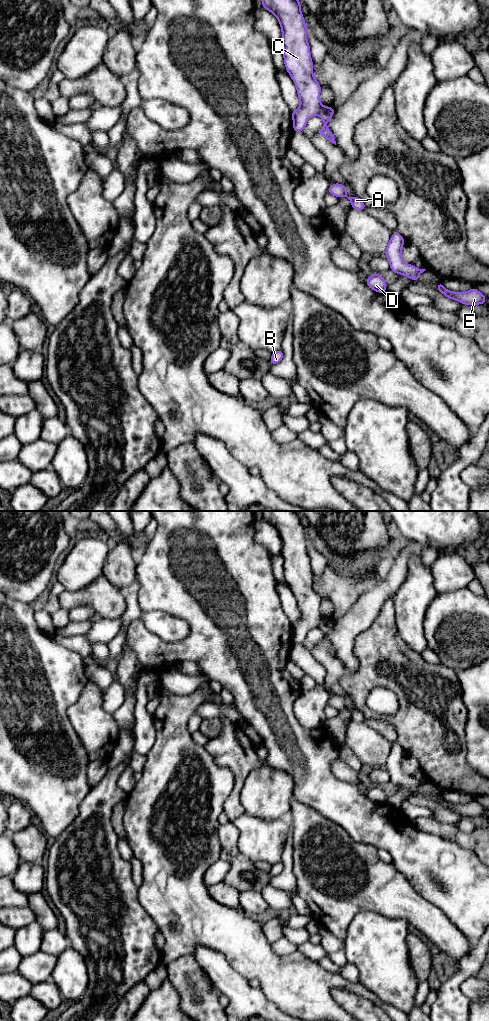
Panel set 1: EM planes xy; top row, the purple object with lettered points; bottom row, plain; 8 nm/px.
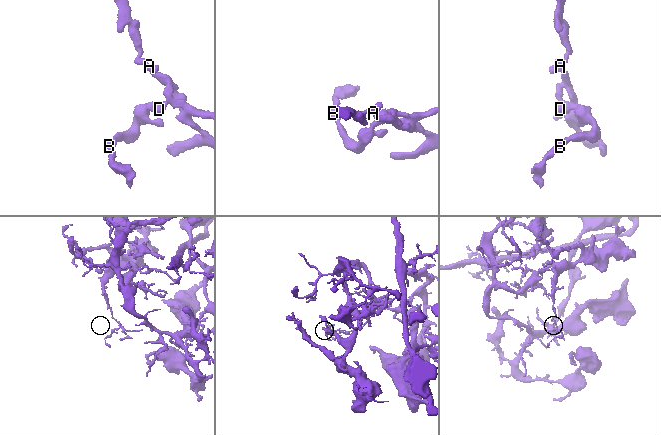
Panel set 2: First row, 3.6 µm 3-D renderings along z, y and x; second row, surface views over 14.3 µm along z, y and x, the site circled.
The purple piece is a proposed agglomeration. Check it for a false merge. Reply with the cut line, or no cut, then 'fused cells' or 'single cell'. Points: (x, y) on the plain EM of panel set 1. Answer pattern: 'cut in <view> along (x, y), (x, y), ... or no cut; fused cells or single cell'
cut in xy along (323, 618), (317, 626); fused cells

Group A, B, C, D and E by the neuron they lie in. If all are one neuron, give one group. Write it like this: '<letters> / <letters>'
A B D E / C

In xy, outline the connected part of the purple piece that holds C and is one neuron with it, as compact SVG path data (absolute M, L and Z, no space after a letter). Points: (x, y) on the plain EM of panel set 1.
M261 511L261 513L263 520L273 525L281 538L284 576L296 597L301 613L299 620L292 623L293 643L302 644L308 631L318 627L323 618L320 613L321 598L313 587L313 574L307 553L308 541L301 525L301 515L297 511Z

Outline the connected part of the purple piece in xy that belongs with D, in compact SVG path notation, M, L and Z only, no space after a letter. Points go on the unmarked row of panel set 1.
M375 785L369 788L366 792L366 796L373 803L385 806L387 795L380 786Z

